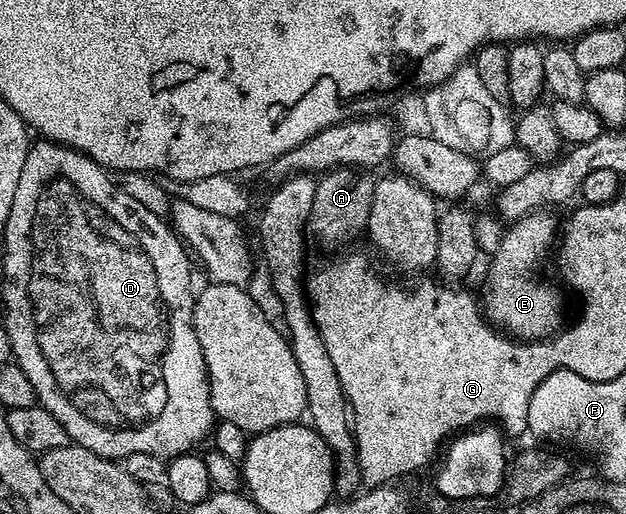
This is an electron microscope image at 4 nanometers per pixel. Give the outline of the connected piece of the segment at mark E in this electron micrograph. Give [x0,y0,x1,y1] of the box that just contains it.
[483,211,563,343]

